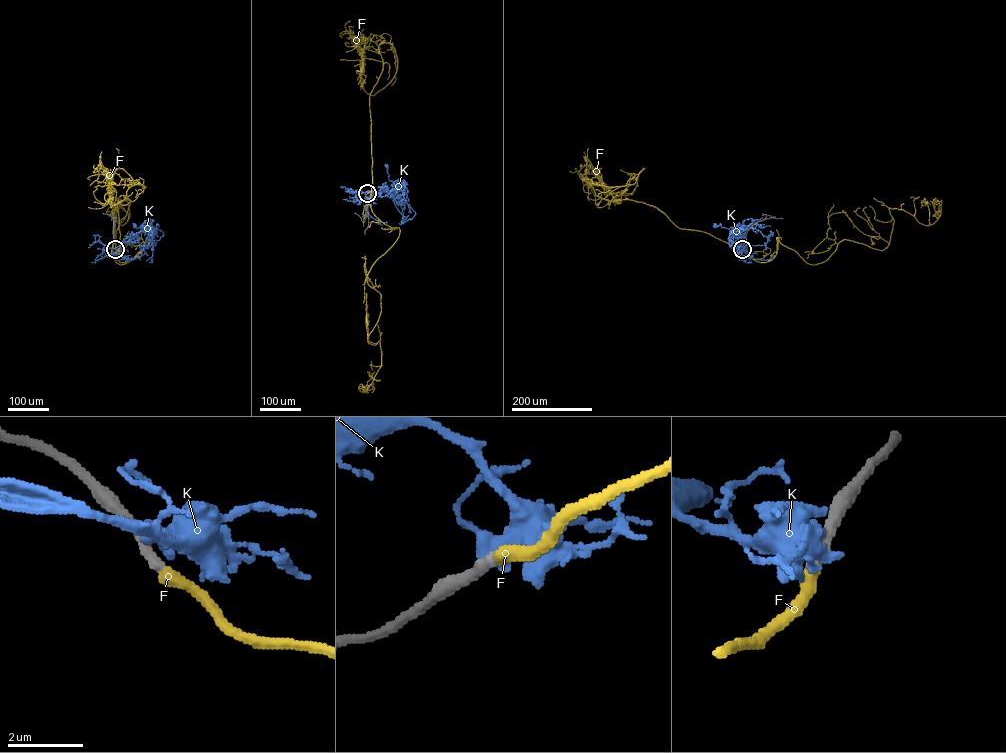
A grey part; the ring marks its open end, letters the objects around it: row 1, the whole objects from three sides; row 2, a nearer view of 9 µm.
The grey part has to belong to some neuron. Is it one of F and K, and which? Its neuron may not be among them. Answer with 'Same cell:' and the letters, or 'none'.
Same cell: F

